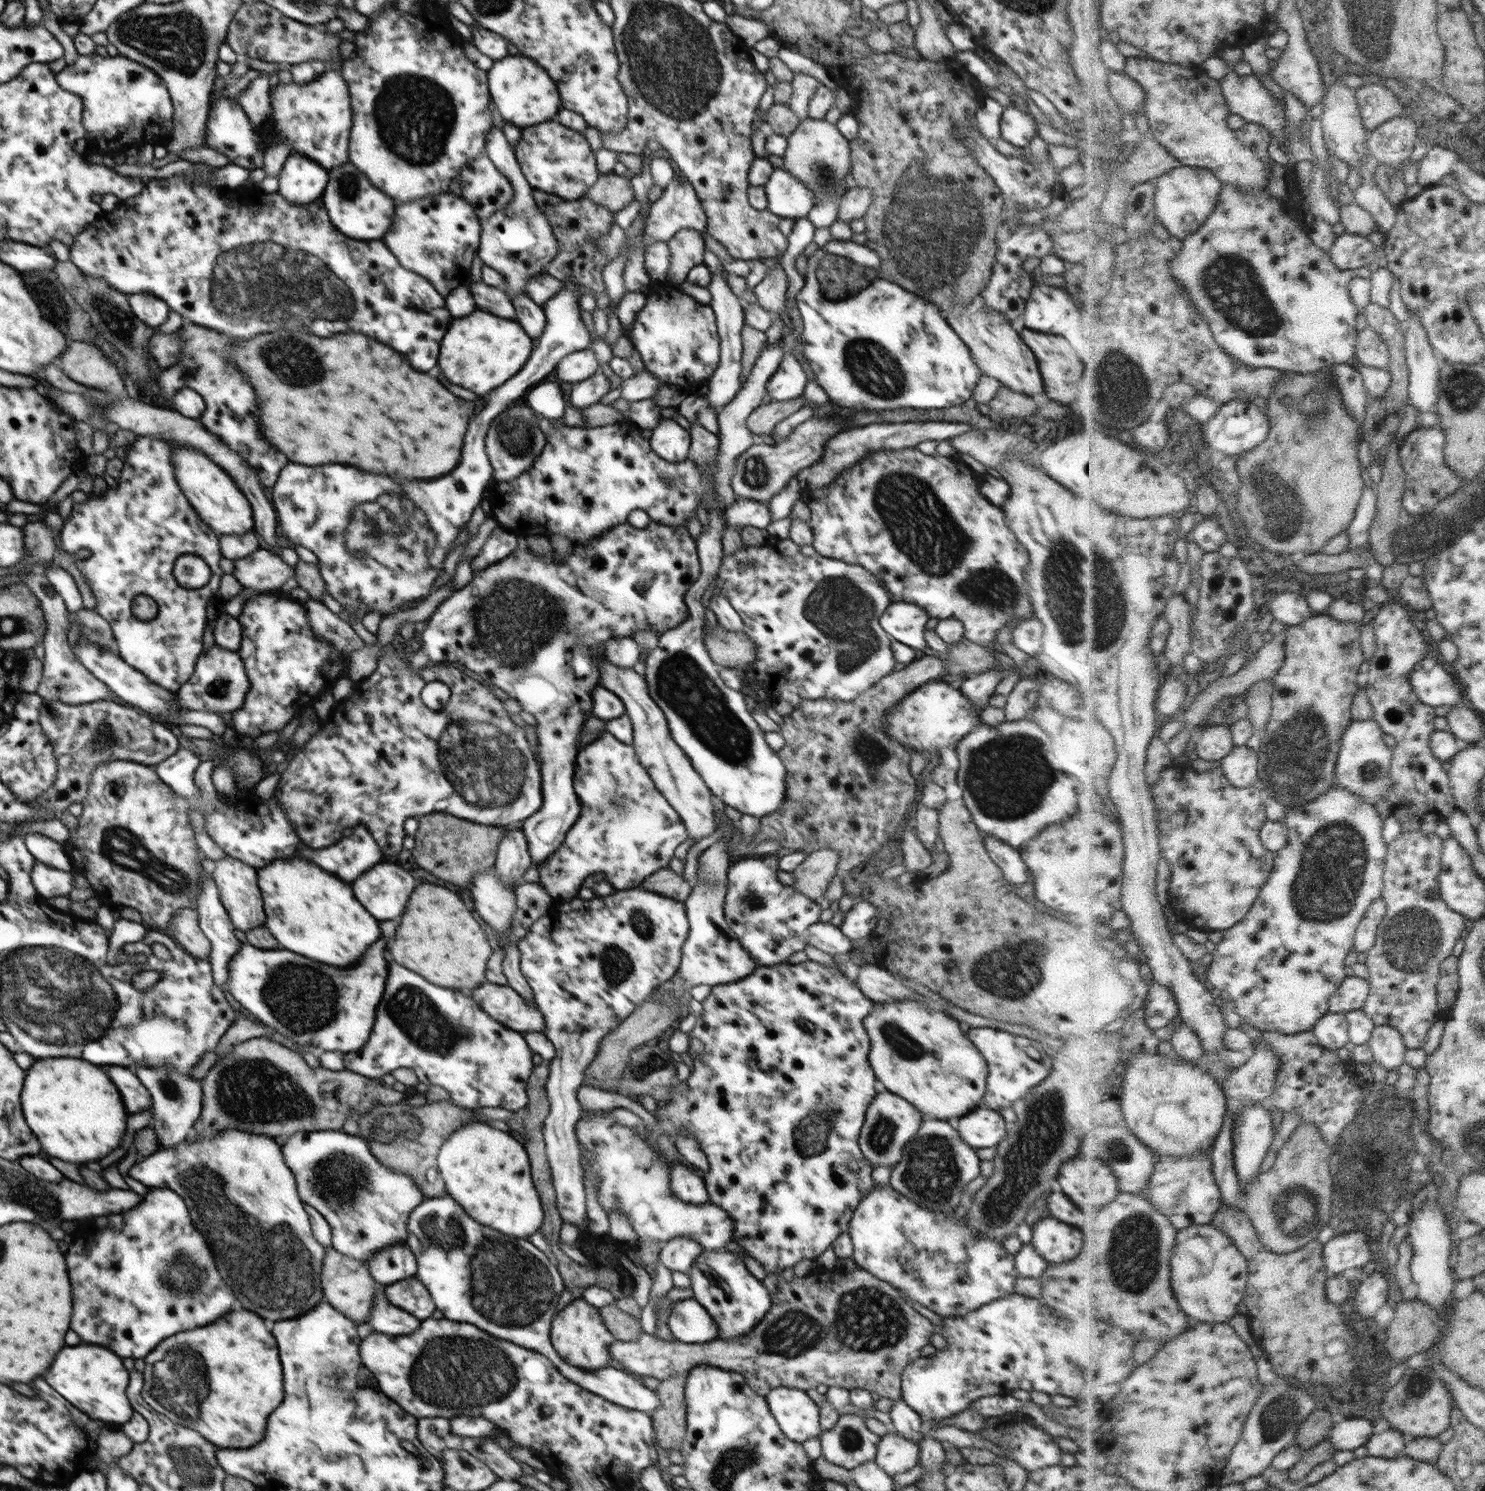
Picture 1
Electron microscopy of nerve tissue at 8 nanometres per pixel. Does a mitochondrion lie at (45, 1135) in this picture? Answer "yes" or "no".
no

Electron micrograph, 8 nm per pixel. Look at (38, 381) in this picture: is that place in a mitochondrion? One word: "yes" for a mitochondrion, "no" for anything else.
no

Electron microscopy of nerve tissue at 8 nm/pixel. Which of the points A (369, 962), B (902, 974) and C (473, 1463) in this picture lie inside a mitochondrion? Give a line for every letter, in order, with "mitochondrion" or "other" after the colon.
A: other
B: other
C: other

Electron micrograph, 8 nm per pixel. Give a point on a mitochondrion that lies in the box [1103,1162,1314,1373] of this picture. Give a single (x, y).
(1135, 1253)

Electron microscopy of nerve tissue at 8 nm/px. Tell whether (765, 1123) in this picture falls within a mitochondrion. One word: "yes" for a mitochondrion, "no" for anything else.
no

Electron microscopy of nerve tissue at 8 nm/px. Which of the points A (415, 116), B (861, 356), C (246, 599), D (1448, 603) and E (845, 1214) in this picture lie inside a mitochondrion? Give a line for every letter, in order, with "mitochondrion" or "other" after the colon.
A: mitochondrion
B: mitochondrion
C: other
D: other
E: other

